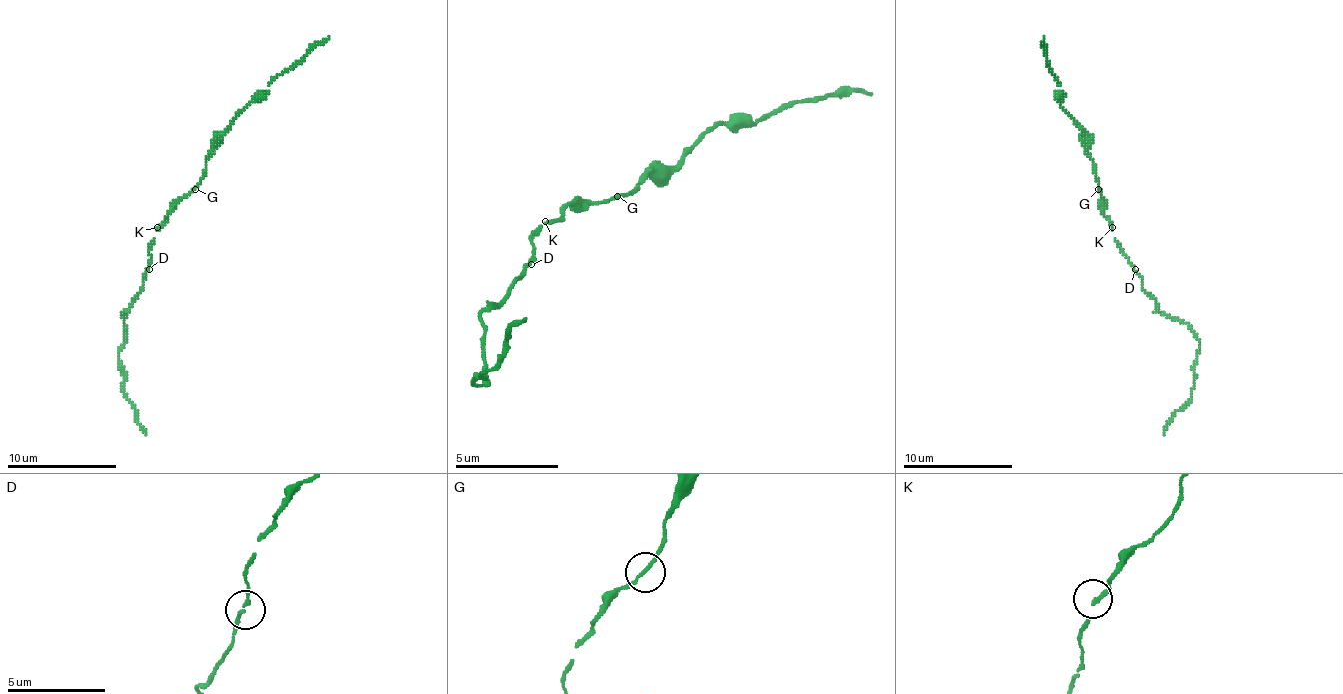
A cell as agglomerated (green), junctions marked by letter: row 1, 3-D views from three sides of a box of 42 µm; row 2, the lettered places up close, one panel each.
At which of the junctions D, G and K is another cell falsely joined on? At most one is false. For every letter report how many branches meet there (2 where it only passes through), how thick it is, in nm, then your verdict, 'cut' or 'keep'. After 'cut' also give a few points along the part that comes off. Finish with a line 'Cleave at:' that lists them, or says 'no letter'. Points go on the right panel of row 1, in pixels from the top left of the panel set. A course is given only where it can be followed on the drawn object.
D: 2 | 170 nm | keep
G: 2 | 160 nm | keep
K: 2 | 160 nm | keep
Cleave at: no letter

